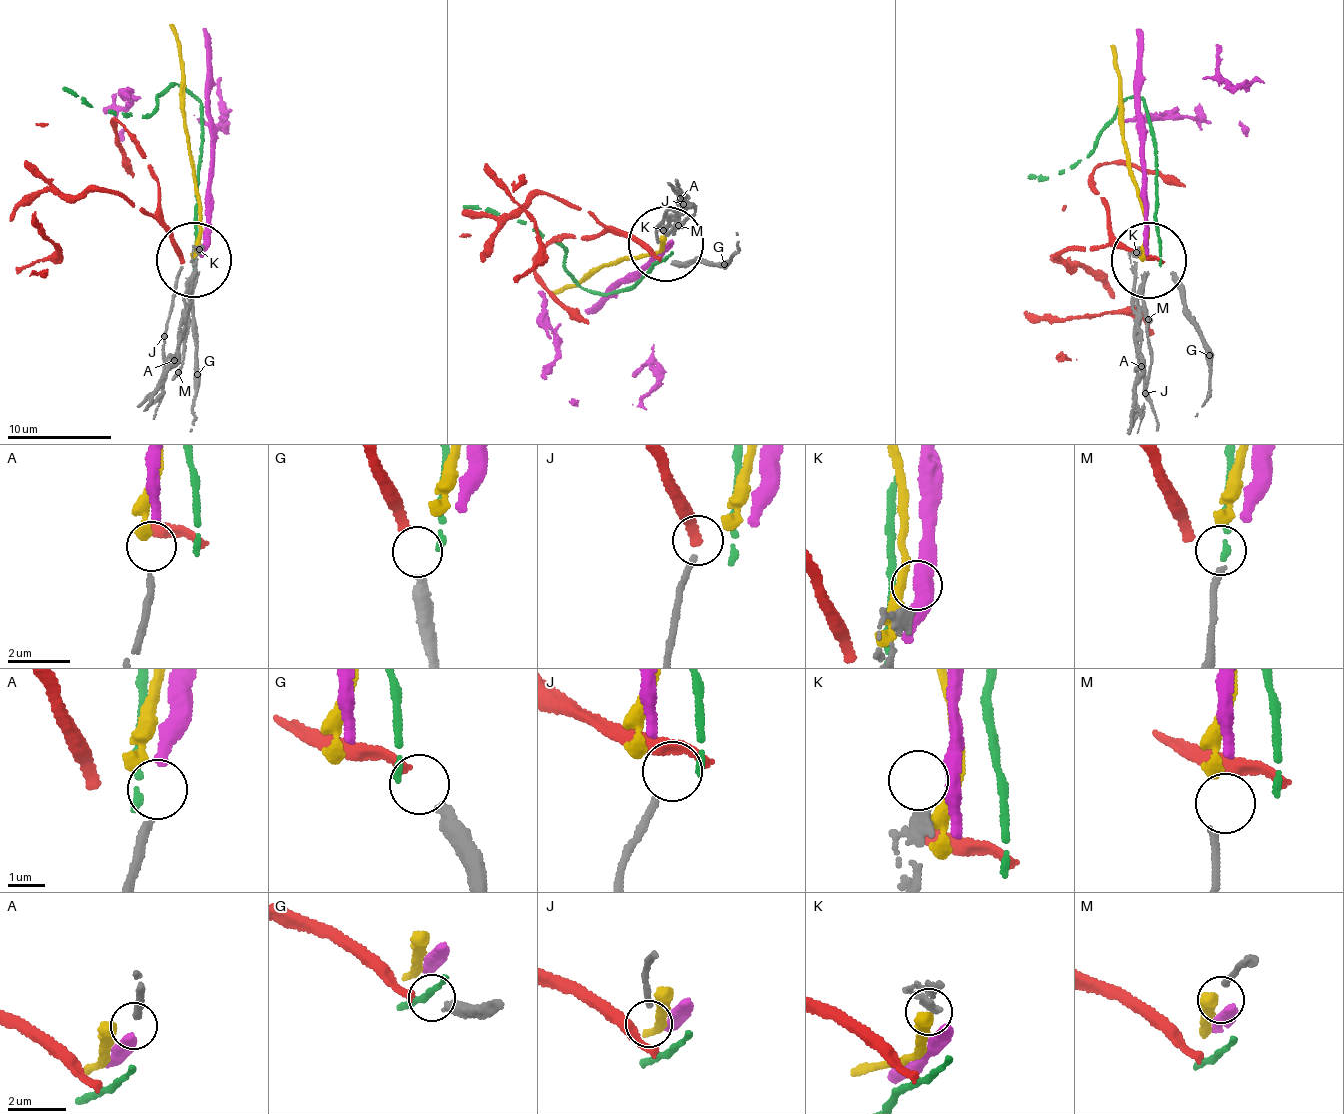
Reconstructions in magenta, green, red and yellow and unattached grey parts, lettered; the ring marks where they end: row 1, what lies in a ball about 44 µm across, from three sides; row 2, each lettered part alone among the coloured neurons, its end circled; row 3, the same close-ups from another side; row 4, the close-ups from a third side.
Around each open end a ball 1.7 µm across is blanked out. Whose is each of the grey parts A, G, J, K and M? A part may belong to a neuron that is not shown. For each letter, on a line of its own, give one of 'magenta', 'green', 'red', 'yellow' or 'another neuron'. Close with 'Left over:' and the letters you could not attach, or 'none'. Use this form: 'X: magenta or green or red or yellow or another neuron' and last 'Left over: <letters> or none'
A: magenta
G: red
J: another neuron
K: another neuron
M: yellow
Left over: J, K

